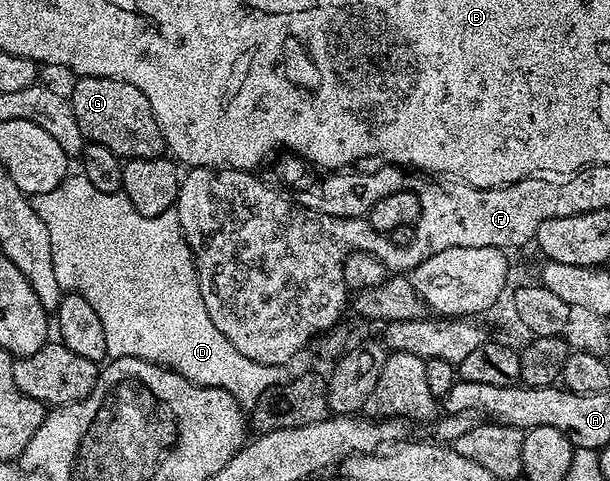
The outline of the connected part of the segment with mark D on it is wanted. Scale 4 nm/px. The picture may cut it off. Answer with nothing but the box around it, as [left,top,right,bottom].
[32,175,286,407]

